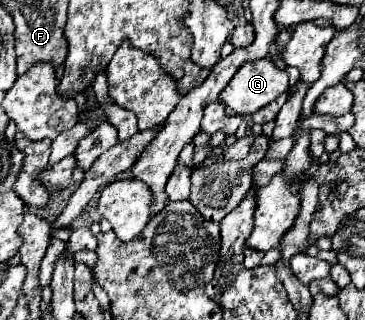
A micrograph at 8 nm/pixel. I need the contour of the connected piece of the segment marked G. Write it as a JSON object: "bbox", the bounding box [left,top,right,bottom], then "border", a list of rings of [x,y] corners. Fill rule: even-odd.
{"bbox":[221,59,289,115],"border":[[[271,59],[245,63],[221,91],[223,103],[241,115],[251,115],[289,91],[287,73]]]}

